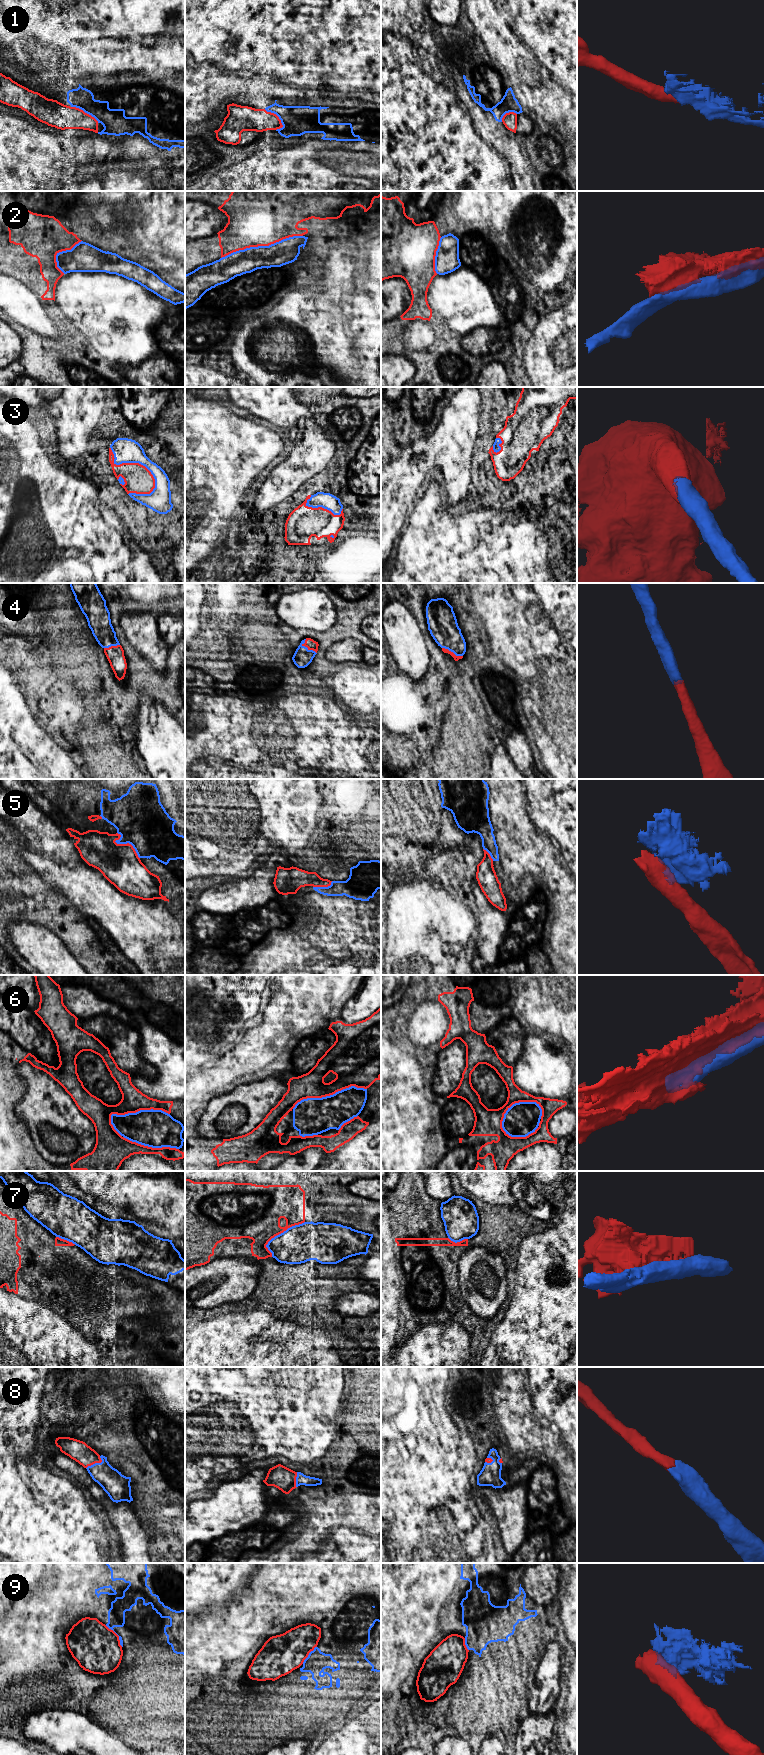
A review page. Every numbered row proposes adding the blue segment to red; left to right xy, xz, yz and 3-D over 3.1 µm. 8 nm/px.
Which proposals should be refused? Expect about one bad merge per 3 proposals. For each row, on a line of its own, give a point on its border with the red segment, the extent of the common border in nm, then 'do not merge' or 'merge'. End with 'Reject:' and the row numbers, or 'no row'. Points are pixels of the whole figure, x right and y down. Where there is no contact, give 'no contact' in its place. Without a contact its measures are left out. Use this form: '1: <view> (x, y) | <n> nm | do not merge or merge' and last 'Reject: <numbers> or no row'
1: xz (276, 115) | 220 nm | do not merge
2: xz (261, 245) | 700 nm | do not merge
3: xy (136, 463) | 500 nm | merge
4: xz (307, 647) | 150 nm | merge
5: xy (125, 844) | 280 nm | do not merge
6: yz (516, 1102) | 360 nm | do not merge
7: xz (279, 1233) | 400 nm | do not merge
8: xy (96, 1462) | 160 nm | merge
9: xy (117, 1635) | 220 nm | do not merge
Reject: 1, 2, 5, 6, 7, 9

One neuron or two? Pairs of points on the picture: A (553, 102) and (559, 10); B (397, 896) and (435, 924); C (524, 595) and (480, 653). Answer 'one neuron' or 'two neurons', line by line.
A: one neuron
B: one neuron
C: two neurons

